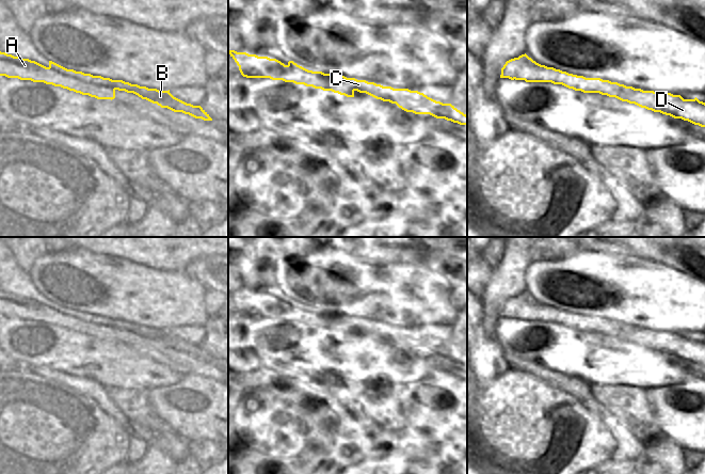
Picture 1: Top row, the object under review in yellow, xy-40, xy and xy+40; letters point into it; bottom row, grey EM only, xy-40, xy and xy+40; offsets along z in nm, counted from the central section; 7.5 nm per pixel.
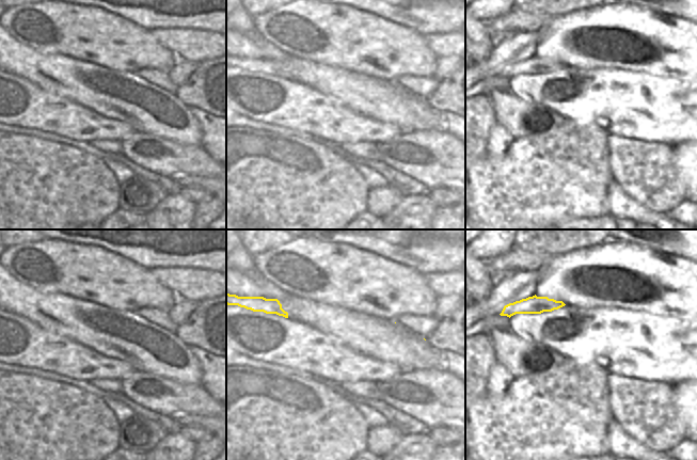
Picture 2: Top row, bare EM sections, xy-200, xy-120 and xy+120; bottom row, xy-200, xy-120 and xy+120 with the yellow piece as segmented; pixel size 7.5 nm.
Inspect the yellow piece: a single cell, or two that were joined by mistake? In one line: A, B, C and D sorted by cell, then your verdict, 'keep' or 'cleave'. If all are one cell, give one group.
A / B C D | cleave

